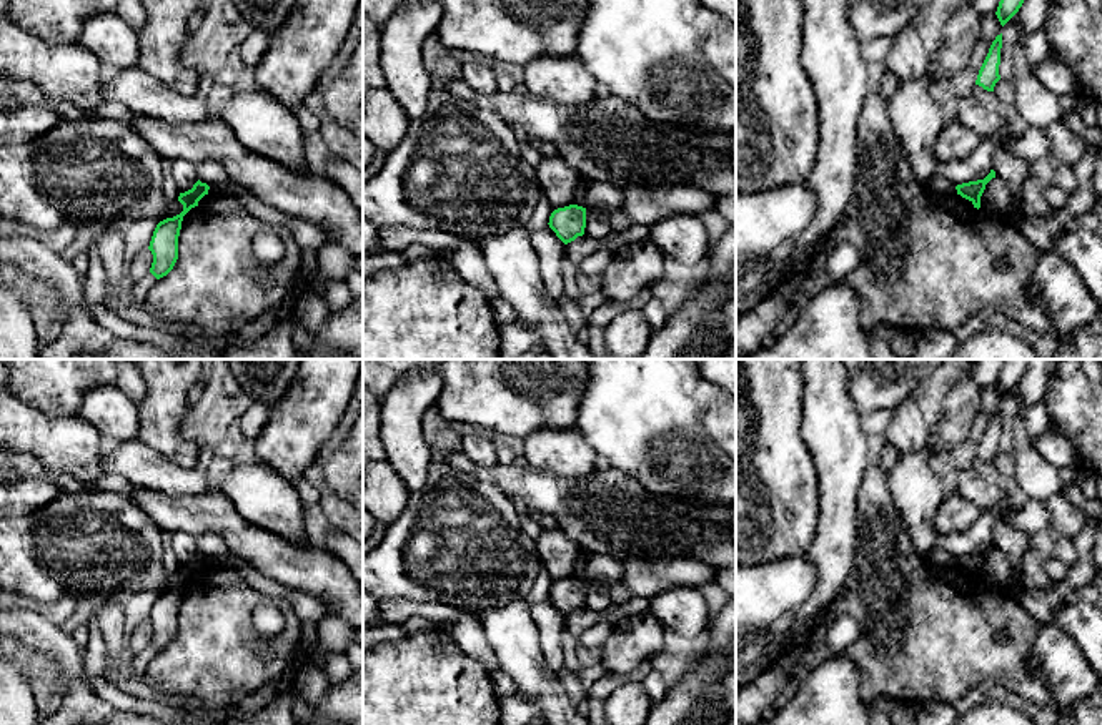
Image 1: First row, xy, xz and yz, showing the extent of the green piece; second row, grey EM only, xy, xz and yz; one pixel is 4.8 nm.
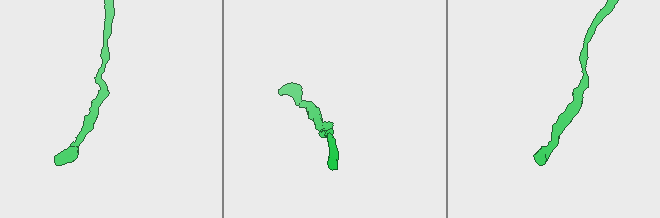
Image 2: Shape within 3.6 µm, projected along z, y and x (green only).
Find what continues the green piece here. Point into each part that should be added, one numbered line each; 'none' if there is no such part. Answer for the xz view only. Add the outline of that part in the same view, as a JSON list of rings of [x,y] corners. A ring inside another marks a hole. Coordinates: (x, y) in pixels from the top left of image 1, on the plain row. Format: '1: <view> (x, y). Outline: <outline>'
none

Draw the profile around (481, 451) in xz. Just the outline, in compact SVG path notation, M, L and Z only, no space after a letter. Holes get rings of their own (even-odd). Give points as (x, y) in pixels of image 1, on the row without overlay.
M463 436L461 452L479 467L494 467L498 464L493 442L479 436Z

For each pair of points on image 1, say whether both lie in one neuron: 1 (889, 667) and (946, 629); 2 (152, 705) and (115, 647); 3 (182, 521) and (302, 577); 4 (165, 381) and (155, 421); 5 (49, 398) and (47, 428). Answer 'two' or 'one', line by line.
1: one
2: two
3: one
4: one
5: two

